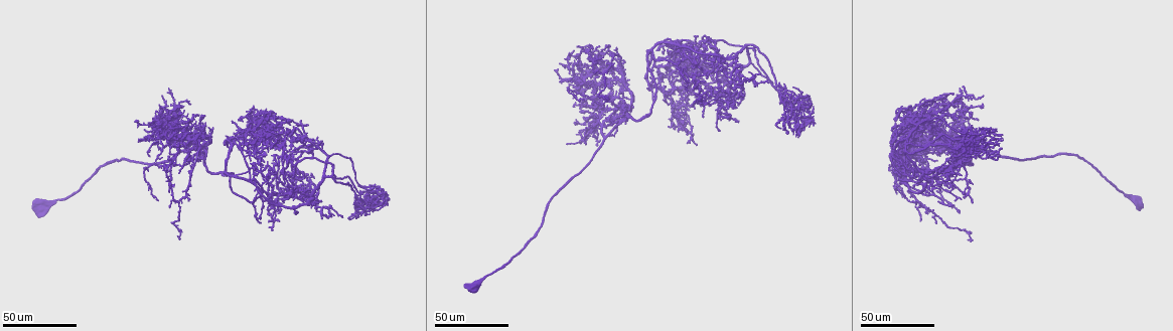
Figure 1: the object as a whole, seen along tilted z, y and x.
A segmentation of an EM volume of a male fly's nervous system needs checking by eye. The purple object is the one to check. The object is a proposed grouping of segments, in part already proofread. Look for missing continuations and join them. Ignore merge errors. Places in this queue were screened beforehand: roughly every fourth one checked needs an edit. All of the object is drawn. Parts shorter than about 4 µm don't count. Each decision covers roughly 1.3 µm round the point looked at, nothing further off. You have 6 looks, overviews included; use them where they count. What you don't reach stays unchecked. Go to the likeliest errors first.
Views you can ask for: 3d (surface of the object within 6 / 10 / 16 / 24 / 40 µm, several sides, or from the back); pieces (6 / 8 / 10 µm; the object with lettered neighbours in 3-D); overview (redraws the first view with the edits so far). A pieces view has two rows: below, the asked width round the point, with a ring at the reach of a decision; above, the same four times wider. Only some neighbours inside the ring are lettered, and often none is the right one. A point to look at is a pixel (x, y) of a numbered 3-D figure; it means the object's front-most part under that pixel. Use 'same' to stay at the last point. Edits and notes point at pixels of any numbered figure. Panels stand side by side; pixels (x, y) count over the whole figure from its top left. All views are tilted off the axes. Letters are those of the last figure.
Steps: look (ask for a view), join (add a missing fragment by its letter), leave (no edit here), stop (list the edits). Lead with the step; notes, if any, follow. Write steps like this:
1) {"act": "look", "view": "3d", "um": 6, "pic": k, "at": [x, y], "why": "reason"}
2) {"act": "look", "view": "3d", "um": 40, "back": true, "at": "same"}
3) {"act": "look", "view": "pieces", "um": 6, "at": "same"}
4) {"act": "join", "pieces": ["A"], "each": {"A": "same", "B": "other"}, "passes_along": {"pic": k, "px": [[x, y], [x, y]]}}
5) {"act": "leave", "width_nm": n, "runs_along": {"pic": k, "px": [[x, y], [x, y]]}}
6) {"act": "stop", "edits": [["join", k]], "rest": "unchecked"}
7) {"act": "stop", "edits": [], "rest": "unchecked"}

{"act": "look", "view": "3d", "um": 40, "pic": 1, "at": [238, 137], "why": "free end"}

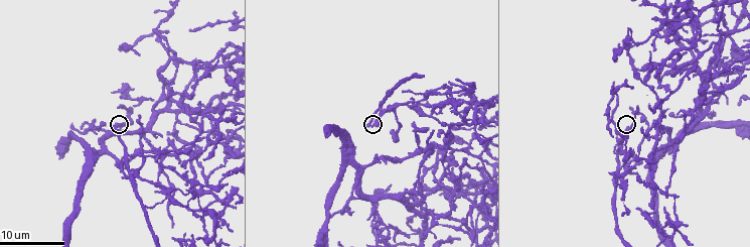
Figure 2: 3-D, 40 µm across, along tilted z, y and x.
{"act": "look", "view": "pieces", "um": 10, "pic": 2, "at": [368, 126]}

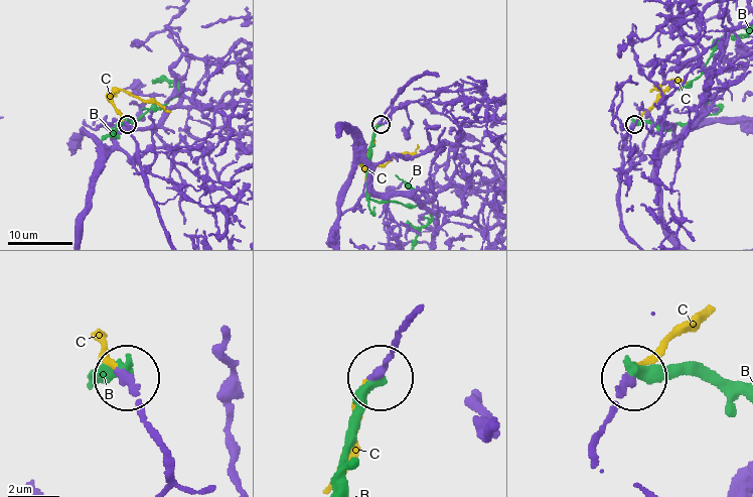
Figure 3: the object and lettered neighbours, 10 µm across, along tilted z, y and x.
{"act": "join", "pieces": ["C"], "each": {"B": "other", "C": "same"}, "passes_along": {"pic": 3, "px": [[602, 427], [619, 386], [698, 312]]}, "found": "it goes on there"}

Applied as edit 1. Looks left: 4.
{"act": "look", "view": "3d", "um": 24, "pic": 1, "at": [982, 109], "why": "free end"}

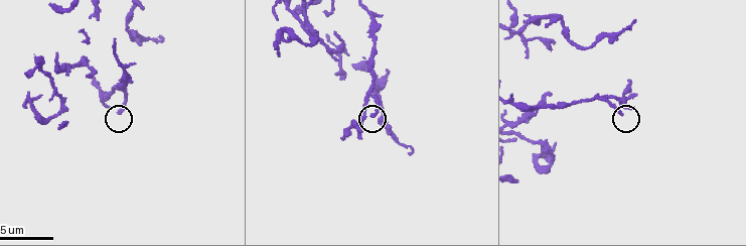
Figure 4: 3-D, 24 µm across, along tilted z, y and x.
{"act": "look", "view": "pieces", "um": 6, "pic": 4, "at": [622, 112]}

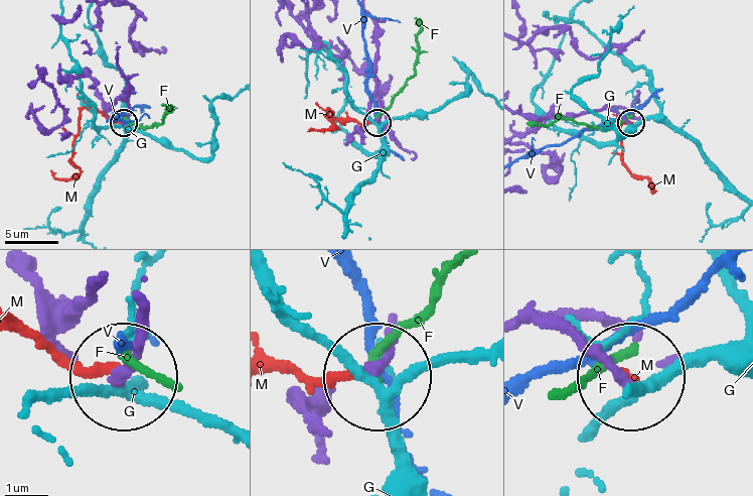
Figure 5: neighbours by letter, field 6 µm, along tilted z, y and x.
{"act": "leave", "width_nm": 210, "each": {"F": "other", "G": "other", "M": "other", "V": "other"}, "runs_along": {"pic": 5, "px": [[136, 305], [126, 380]]}, "found": "none of them fits"}

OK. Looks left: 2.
{"act": "look", "view": "3d", "um": 24, "pic": 2, "at": [652, 226], "why": "branch stops here"}

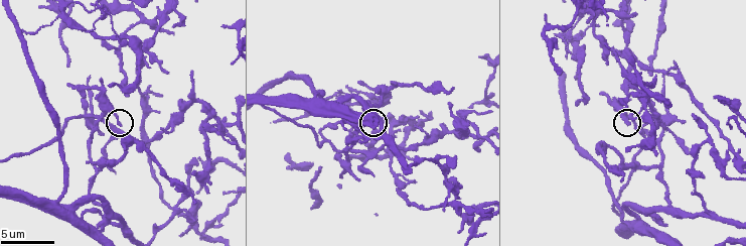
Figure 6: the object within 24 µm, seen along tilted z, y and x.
{"act": "look", "view": "pieces", "um": 6, "pic": 6, "at": [119, 126]}

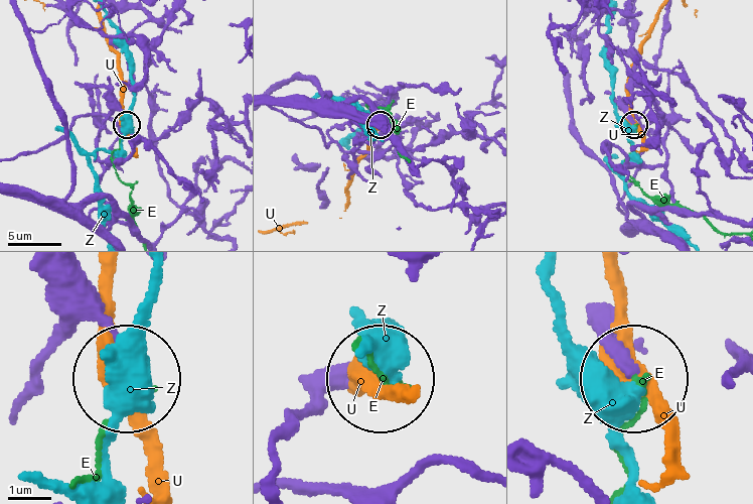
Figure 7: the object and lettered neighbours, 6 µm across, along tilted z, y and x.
{"act": "leave", "width_nm": 200, "each": {"E": "other", "U": "other", "Z": "other"}, "runs_along": {"pic": 7, "px": [[272, 432], [330, 391], [375, 377]]}, "found": "no lettered fragment goes on from it"}

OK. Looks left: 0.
{"act": "stop", "edits": [["join", 3]], "rest": "unchecked"}

